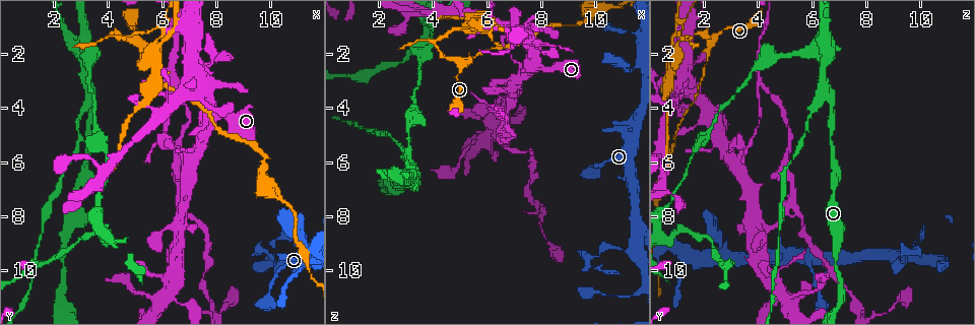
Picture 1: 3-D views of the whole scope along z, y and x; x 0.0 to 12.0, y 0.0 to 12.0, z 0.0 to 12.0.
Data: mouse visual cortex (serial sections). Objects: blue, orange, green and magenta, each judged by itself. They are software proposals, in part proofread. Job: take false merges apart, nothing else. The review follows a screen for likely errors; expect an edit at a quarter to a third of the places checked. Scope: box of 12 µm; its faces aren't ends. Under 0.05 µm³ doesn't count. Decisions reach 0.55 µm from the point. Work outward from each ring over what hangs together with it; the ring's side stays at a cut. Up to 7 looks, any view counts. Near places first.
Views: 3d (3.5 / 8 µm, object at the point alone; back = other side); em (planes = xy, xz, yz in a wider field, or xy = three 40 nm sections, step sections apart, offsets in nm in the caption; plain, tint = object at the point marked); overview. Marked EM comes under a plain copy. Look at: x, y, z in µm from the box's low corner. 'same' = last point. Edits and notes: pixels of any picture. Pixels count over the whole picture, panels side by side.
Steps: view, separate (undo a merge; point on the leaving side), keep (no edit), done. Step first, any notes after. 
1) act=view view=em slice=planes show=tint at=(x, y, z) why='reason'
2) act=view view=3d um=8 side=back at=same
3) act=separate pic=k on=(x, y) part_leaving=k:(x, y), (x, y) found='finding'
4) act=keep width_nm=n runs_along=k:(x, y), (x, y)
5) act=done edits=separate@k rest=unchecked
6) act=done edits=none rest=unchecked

act=view view=3d um=3.5 at=(11.3, 9.9, 1.2) why='calibre changes'

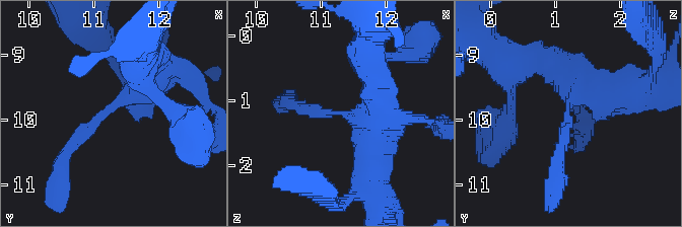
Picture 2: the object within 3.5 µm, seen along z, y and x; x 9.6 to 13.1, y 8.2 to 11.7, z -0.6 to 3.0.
act=view view=em slice=planes show=tint at=(11.25, 9.90, 1.20)

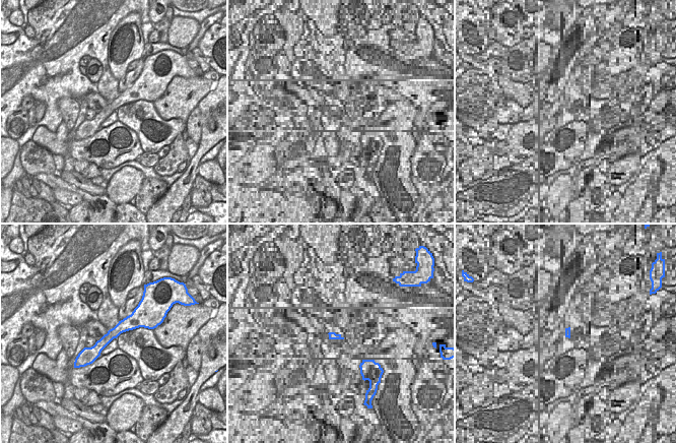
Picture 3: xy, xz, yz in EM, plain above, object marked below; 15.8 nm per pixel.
act=keep arm_widths_nm=200,400 runs_along=2:(148, 86), (114, 104), (64, 160) found='continuous, no second cell'

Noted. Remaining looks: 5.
act=view view=3d um=3.5 at=(10.2, 9.9, 9.2) why='abrupt turn'

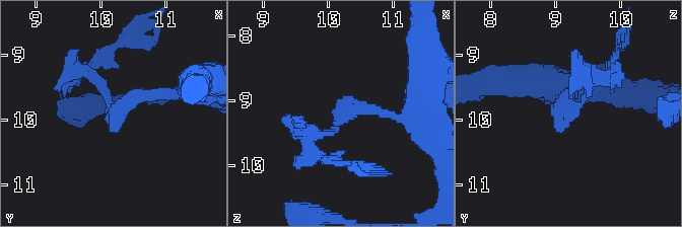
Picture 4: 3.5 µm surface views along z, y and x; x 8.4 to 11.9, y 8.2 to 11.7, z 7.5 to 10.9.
act=view view=em slice=xy step=2 show=tint at=(10.20, 9.85, 9.25) arm_widths_nm=150,150

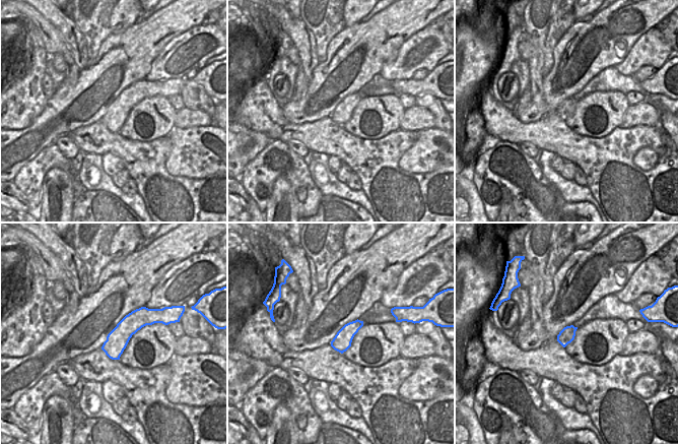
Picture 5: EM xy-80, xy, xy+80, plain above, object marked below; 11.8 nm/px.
act=view view=em slice=xy step=3 show=tint at=same

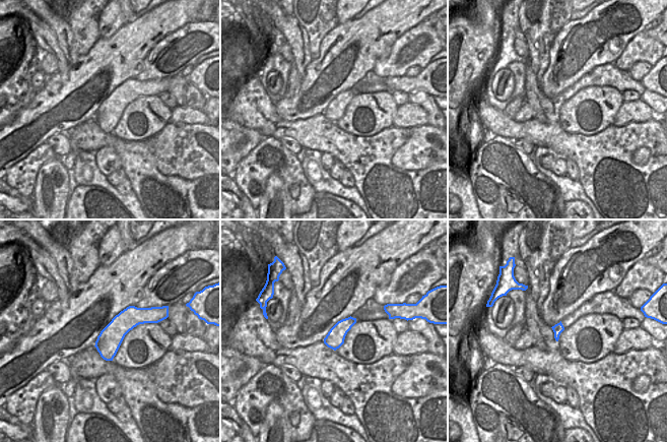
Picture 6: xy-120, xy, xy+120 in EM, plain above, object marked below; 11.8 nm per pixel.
act=keep width_nm=220 runs_along=4:(400, 117), (350, 109), (310, 148) found='all the same cell'

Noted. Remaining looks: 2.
act=done edits=none rest=unchecked

